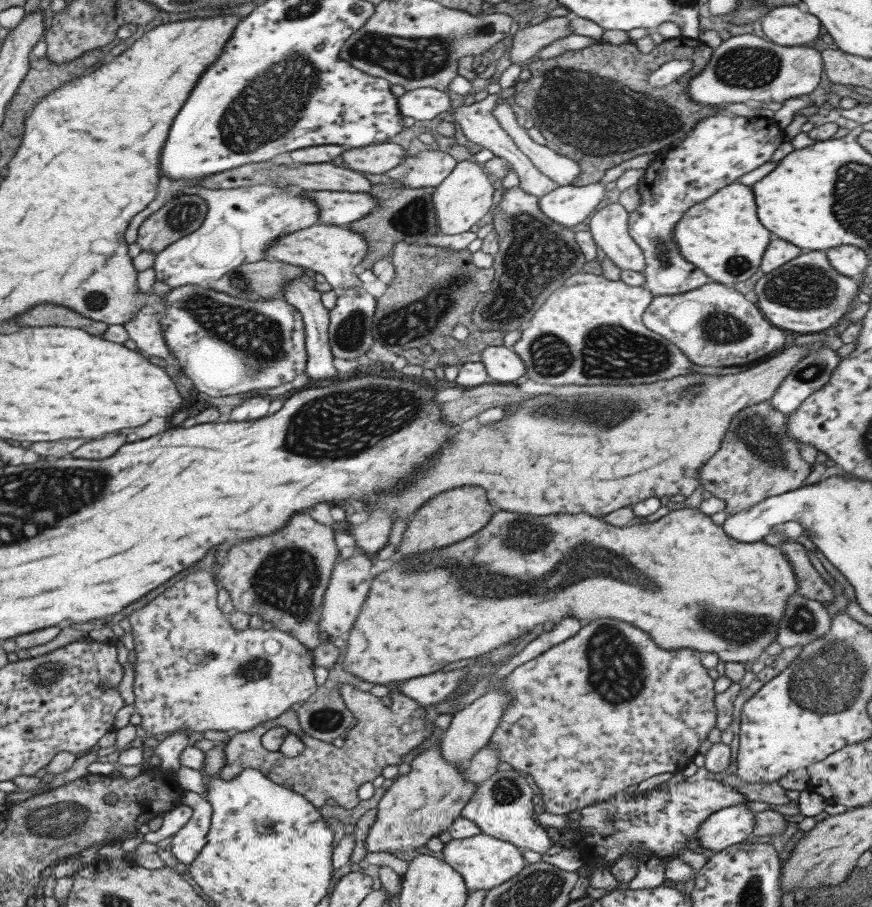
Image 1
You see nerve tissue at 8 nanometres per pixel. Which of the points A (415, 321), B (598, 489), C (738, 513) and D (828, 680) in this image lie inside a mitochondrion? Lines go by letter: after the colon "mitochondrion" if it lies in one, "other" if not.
A: mitochondrion
B: other
C: other
D: mitochondrion

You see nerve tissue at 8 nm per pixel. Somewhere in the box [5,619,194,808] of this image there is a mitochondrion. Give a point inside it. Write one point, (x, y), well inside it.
(45, 675)

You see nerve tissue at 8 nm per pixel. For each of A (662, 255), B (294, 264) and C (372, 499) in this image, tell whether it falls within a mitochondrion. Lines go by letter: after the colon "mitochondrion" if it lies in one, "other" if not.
A: mitochondrion
B: other
C: other

